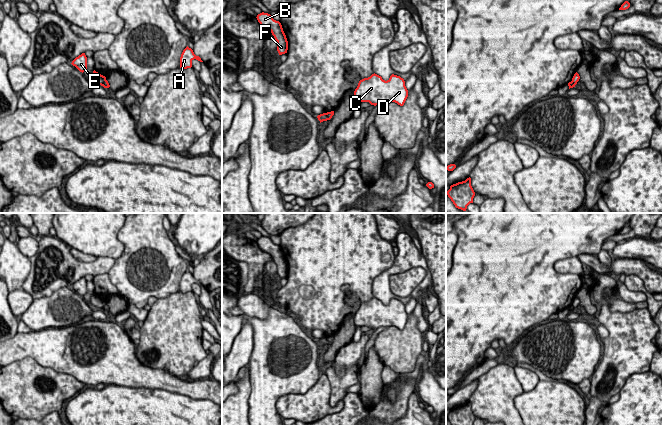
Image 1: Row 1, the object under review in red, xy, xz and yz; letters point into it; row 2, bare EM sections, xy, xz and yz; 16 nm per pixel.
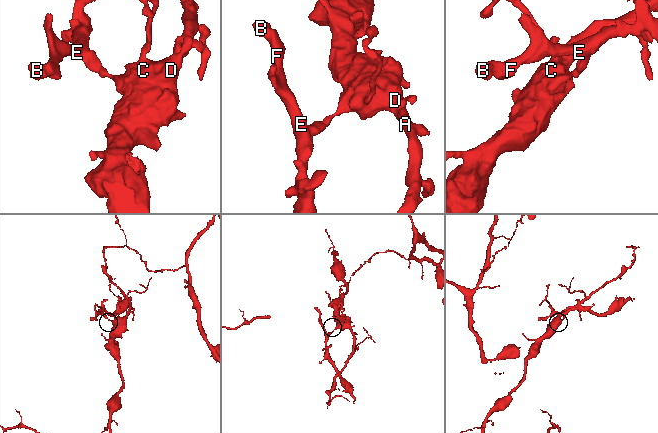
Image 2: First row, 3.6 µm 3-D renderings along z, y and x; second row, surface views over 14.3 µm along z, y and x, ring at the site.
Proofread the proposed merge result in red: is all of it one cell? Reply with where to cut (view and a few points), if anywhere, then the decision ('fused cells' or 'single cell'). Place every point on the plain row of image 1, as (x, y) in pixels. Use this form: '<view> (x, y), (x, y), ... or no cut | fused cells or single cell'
xy (106, 304), (101, 309) | fused cells

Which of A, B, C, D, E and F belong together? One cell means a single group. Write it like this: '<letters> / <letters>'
A C D / B E F

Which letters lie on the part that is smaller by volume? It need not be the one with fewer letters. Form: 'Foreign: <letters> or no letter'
Foreign: B, E, F

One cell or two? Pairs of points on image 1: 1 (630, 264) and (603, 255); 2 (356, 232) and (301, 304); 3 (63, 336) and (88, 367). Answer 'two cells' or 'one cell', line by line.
1: two cells
2: one cell
3: one cell

